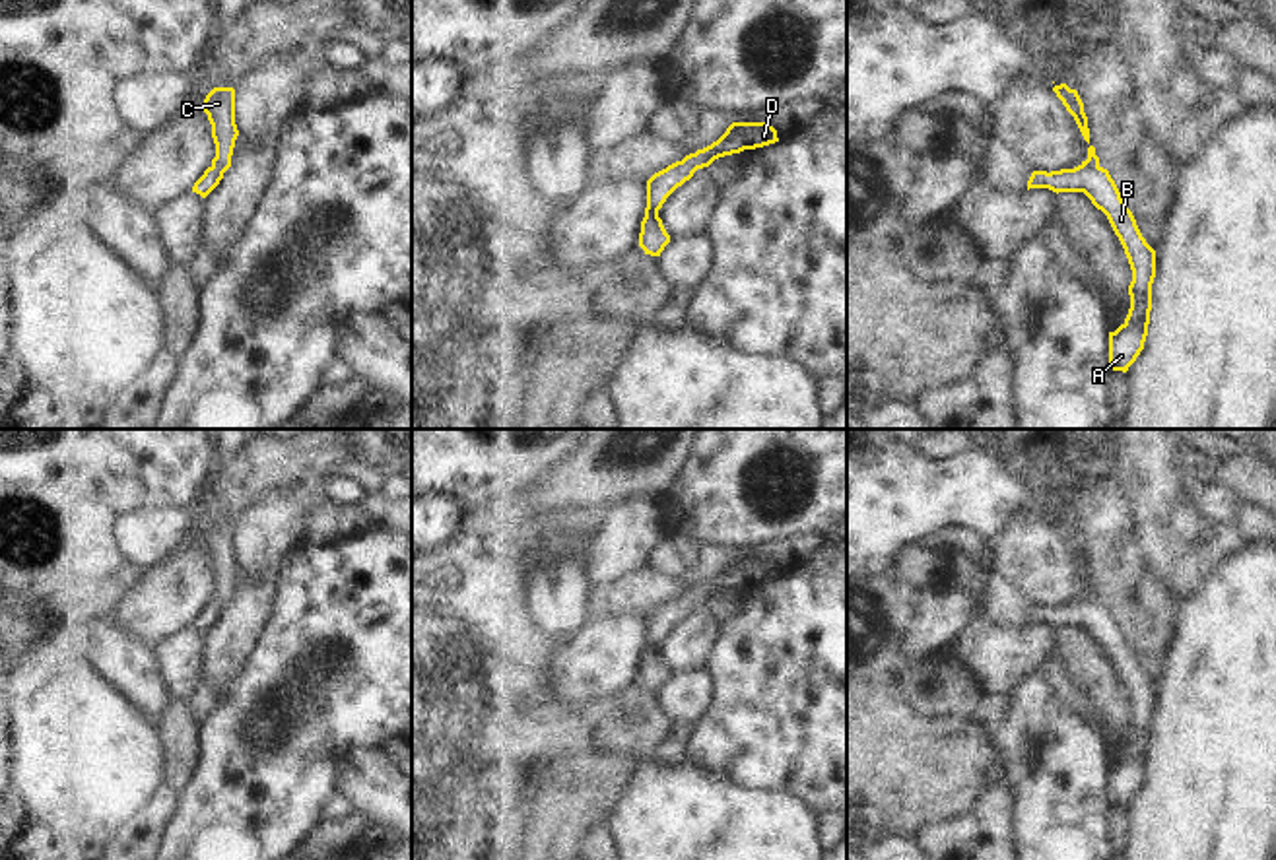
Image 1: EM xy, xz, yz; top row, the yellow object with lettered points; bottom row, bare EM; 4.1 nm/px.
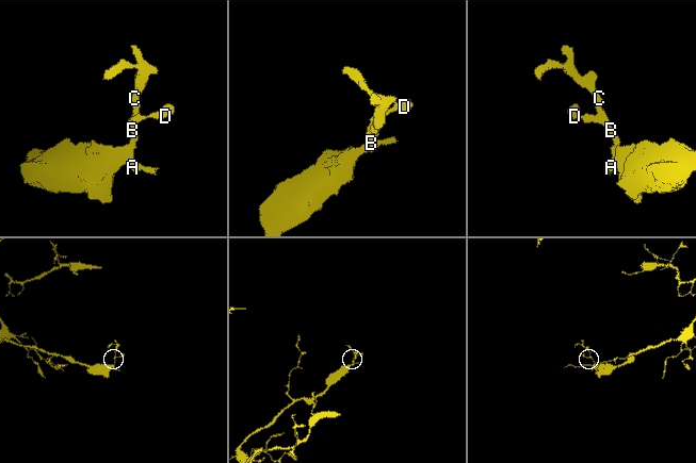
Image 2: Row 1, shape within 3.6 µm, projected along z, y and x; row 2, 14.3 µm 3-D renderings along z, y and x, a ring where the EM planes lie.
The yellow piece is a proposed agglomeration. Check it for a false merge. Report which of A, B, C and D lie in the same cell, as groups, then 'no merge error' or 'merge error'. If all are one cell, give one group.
A B C D | no merge error

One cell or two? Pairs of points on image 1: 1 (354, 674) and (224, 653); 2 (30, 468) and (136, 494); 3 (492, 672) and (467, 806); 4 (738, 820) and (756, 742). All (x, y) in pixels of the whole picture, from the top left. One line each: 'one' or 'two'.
1: two
2: one
3: one
4: two

